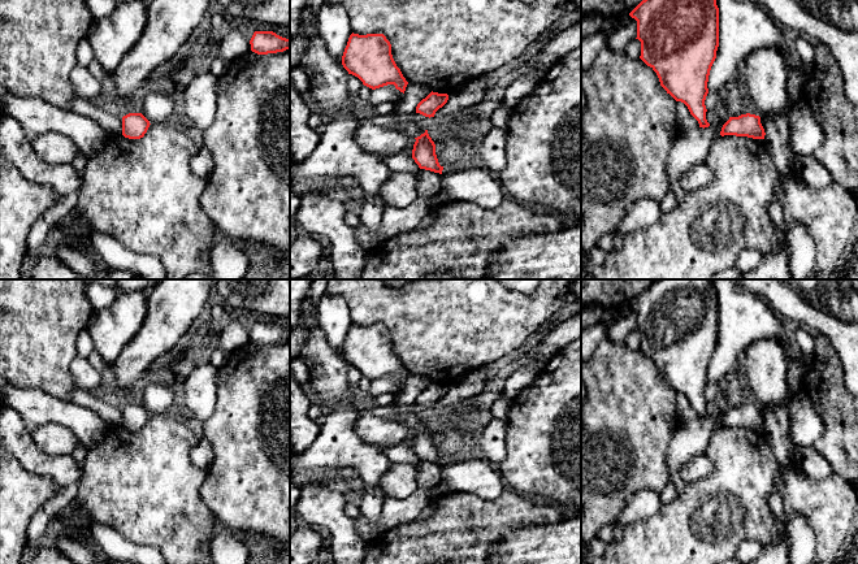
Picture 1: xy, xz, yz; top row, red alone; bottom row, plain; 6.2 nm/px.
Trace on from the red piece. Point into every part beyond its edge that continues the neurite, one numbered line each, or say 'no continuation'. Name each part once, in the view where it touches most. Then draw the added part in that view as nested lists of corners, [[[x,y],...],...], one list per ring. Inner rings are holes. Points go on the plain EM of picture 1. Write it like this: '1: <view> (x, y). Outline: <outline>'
no continuation

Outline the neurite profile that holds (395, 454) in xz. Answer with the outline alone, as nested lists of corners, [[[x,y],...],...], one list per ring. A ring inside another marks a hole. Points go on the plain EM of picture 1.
[[[404,444],[384,447],[382,452],[387,456],[391,463],[407,463],[417,465],[420,459],[412,448]]]

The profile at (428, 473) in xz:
[[[420,460],[417,464],[417,485],[425,490],[434,489],[441,481],[442,465]]]

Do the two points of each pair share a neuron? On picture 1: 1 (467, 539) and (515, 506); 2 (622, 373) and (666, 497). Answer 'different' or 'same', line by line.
1: same
2: different

